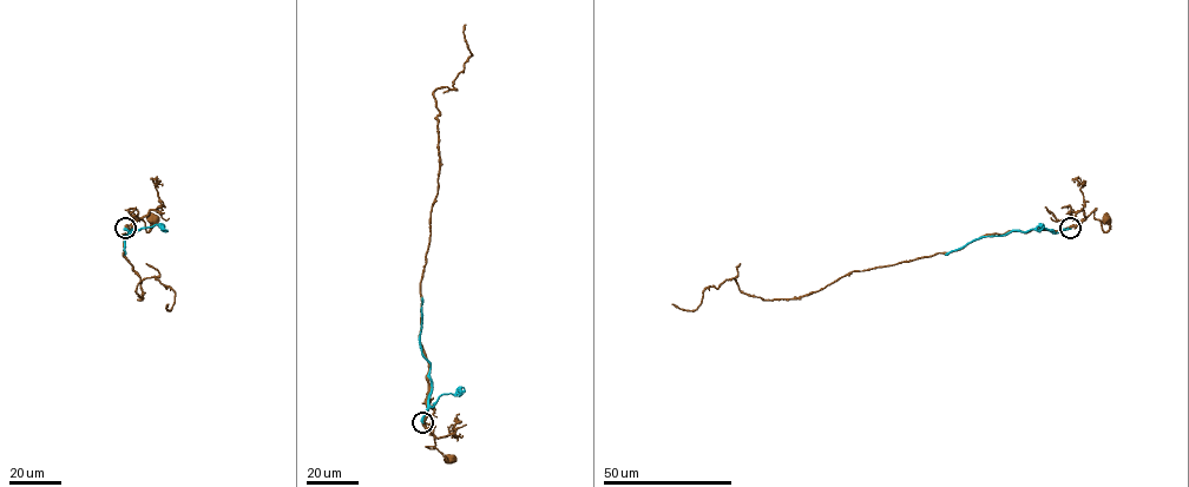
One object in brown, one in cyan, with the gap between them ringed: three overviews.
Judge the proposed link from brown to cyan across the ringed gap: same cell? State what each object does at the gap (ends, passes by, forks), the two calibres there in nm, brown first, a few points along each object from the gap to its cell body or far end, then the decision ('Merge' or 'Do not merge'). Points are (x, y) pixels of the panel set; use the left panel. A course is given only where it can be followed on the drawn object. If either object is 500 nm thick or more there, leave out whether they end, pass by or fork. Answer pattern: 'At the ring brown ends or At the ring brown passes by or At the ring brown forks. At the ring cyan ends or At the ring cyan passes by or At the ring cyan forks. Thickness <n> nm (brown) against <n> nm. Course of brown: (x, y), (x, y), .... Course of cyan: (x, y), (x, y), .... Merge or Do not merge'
At the ring brown passes by. At the ring cyan ends. Thickness 480 nm (brown) against 360 nm. Course of brown: (125, 228), (137, 218), (137, 211), (130, 209), (135, 217), (144, 222), (148, 232), (153, 219). Course of cyan: (125, 228), (130, 232), (135, 230), (123, 236), (124, 255). Do not merge

